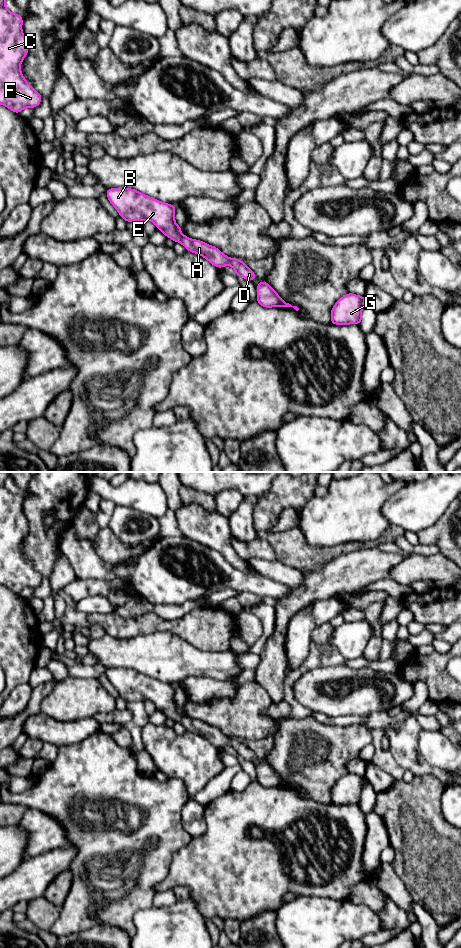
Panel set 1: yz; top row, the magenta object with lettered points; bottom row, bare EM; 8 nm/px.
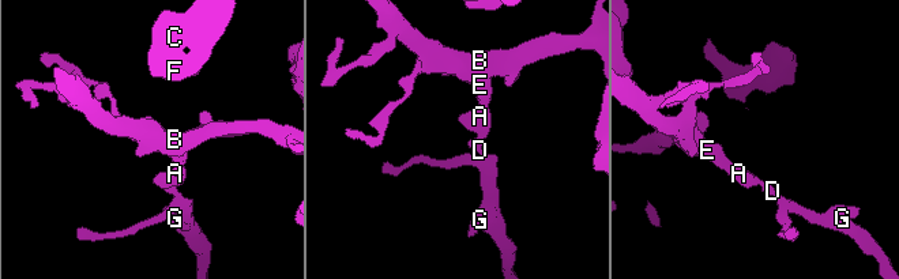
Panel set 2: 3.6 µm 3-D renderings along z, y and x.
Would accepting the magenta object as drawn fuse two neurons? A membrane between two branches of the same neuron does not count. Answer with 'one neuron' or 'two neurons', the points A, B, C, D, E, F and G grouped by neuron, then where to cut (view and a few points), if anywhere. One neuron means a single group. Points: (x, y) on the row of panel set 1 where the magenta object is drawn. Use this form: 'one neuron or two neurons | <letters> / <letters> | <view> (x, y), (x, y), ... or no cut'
one neuron | A B C D E F G | no cut

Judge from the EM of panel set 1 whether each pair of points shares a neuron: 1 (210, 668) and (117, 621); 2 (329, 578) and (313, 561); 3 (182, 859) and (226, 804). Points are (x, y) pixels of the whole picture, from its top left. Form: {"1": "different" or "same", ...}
{"1": "different", "2": "different", "3": "same"}

